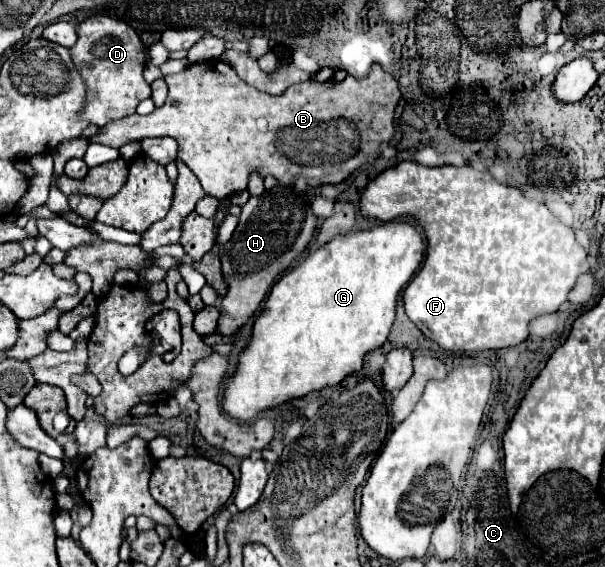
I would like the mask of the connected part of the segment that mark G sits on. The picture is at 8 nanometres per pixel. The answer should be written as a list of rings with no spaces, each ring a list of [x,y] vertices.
[[[400,219],[380,223],[368,231],[338,235],[310,253],[298,267],[286,271],[272,287],[260,317],[254,321],[252,337],[238,355],[234,375],[224,379],[222,409],[226,415],[238,421],[250,421],[268,409],[322,391],[324,387],[334,387],[342,383],[344,377],[358,373],[364,365],[364,355],[386,341],[394,323],[398,293],[422,263],[424,249],[426,243],[418,227]]]

